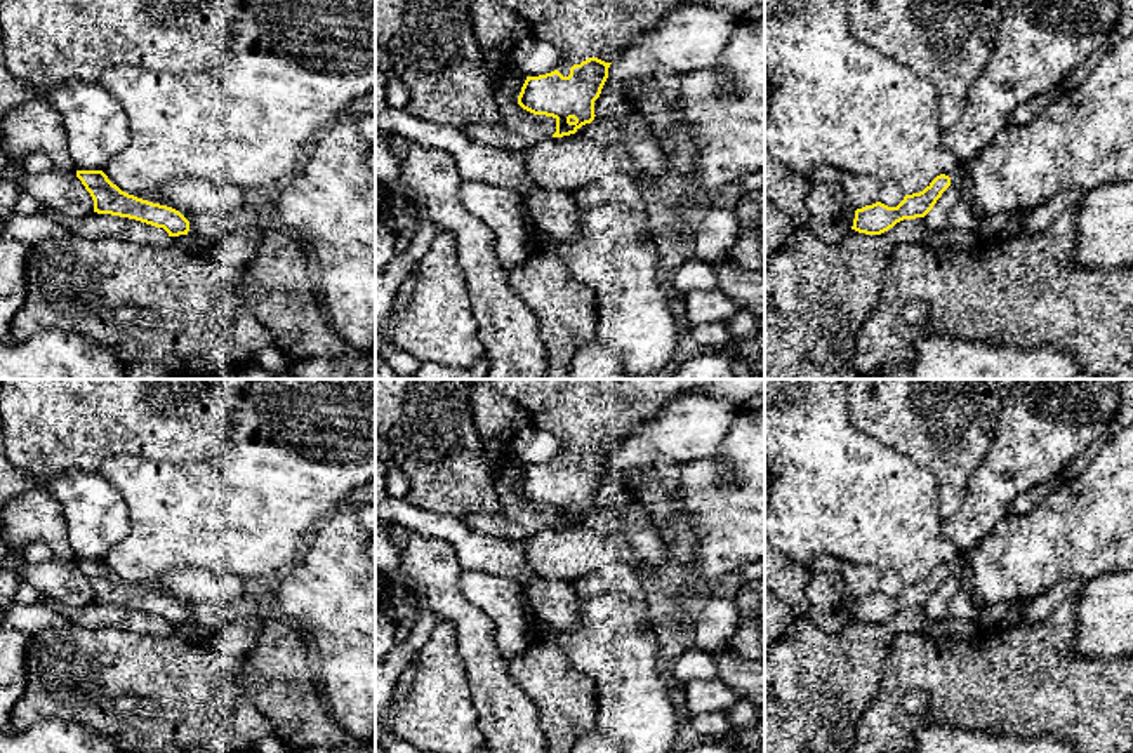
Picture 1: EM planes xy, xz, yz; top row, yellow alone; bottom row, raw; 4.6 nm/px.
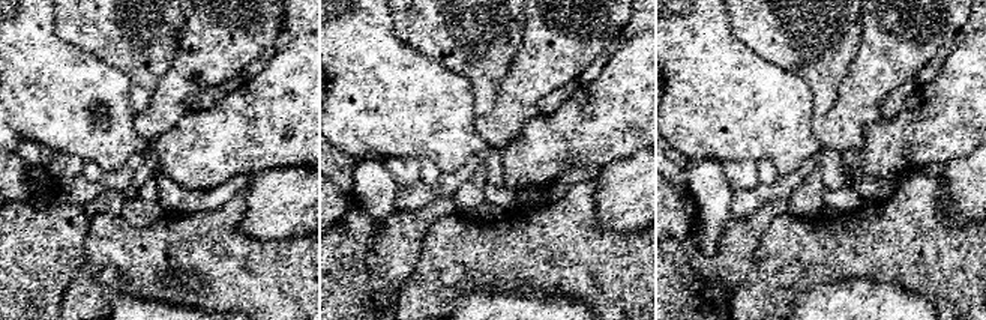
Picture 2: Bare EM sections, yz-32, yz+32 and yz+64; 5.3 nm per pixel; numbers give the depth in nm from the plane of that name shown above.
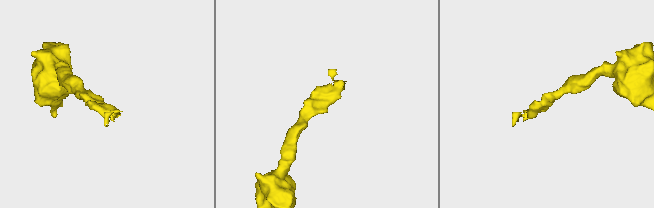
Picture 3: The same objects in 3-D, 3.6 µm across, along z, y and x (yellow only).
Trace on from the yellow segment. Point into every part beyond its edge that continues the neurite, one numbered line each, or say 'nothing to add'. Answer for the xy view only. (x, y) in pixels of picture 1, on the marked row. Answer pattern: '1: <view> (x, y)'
nothing to add

